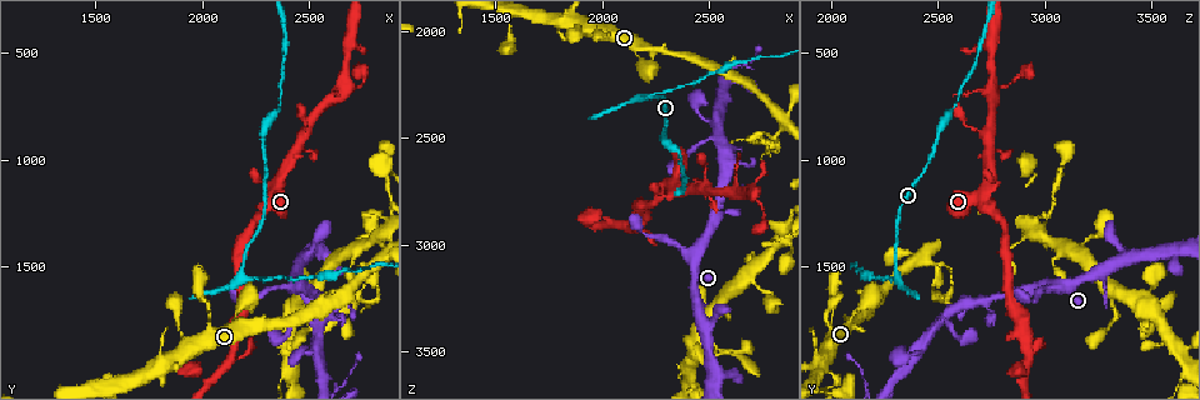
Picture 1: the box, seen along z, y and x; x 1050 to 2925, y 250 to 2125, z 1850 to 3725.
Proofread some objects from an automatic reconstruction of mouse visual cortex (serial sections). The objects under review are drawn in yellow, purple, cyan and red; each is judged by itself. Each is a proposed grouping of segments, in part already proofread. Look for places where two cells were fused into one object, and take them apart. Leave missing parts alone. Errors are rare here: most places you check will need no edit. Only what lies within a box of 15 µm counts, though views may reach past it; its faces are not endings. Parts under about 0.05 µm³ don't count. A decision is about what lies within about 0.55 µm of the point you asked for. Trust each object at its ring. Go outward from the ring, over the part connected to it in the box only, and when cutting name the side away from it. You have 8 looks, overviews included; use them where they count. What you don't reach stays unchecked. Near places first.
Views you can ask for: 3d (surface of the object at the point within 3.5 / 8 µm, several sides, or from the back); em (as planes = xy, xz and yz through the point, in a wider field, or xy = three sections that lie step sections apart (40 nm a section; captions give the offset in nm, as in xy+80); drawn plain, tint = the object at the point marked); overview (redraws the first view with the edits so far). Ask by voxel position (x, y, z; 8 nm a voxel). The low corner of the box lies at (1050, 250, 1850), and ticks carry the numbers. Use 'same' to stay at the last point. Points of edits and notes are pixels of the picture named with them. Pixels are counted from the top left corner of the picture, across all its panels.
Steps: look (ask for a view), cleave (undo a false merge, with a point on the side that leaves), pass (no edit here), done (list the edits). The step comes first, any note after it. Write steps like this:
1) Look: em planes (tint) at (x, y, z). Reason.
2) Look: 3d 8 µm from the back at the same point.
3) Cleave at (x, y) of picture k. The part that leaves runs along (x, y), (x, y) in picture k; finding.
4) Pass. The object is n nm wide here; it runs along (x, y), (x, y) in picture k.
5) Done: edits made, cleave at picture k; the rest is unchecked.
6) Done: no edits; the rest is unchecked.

Look: 3d 8 µm from the back at (2200, 1550, 2300). Three arms meet.

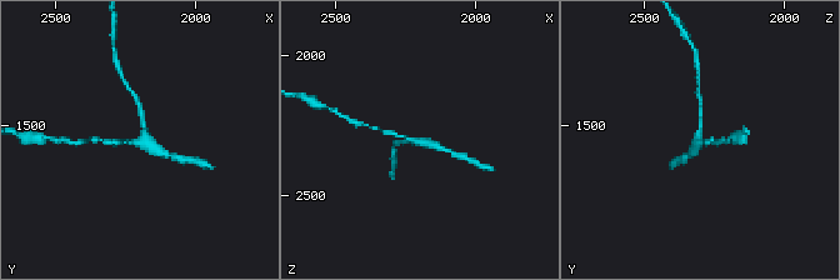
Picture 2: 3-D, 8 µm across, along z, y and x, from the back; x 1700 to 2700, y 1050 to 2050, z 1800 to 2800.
Look: em xy step 3 (tint) at (2190, 1550, 2310). 3 arms meet here; the arms are 150, 150, 200 nm wide.

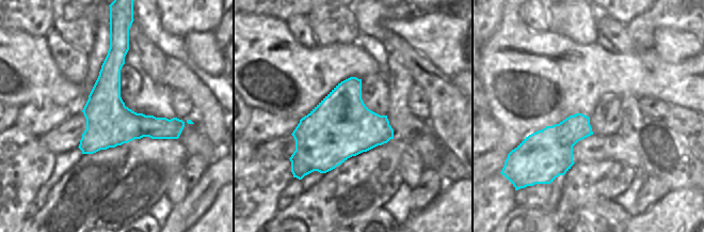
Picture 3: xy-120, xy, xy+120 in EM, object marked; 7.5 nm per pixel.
Pass. The object is 480 nm wide here; it runs along (136, 103), (143, 138), (111, 144) in picture 2; continuous, no second cell.

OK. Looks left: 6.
Look: 3d 3.5 µm at (2770, 1580, 2480). Thin neck.

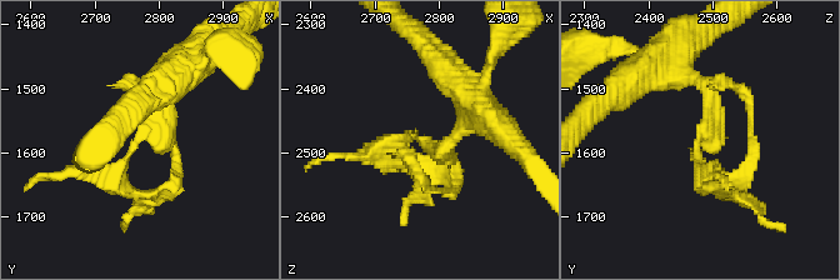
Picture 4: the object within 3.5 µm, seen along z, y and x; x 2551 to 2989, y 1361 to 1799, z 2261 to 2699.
Look: em xy step 5 (tint) at (2765, 1590, 2475).

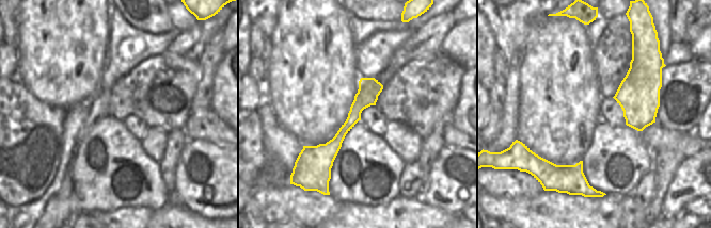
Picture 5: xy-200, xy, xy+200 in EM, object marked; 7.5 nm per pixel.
Cleave at (385, 145) of picture 4. The part that leaves runs along (415, 135), (400, 154), (454, 176) in picture 4; a second cell is stuck on.

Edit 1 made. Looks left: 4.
Look: 3d 3.5 µm at (2390, 1590, 3040). Side arm on a straight run.

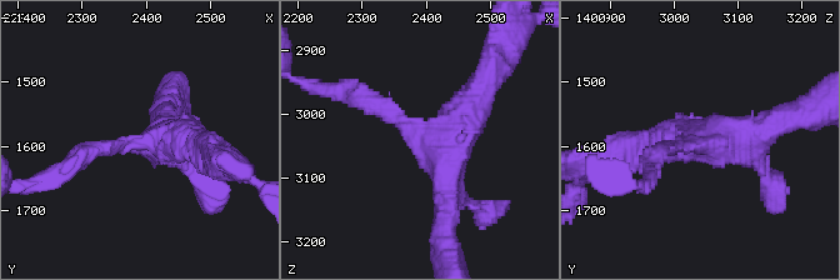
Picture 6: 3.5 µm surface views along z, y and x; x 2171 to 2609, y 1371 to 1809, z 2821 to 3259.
Look: em xy step 1 (plain) at (2385, 1600, 3055). 3 arms meet here; the arms are 250, 300, 450 nm wide; now the EM.

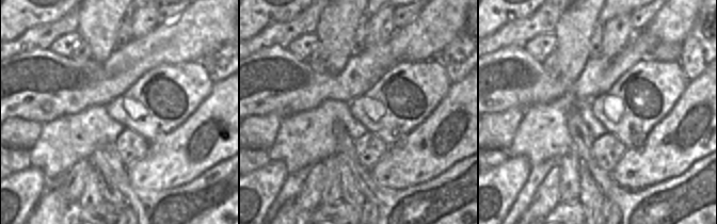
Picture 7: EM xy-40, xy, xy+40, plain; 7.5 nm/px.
Look: em xy step 1 (tint) at the same point. With the object marked.

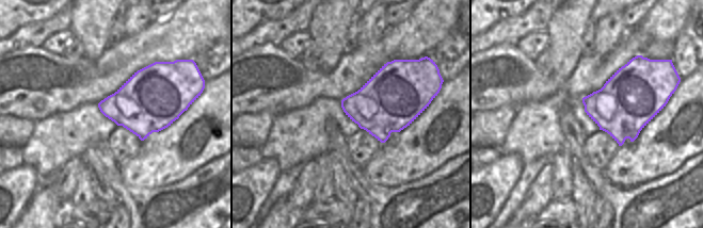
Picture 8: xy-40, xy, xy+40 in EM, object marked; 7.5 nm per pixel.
Pass. It runs along (459, 195), (443, 154), (359, 93) in picture 6; continuous, no second cell.

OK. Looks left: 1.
Done: edits made, cleave at picture 4; the rest is unchecked.

